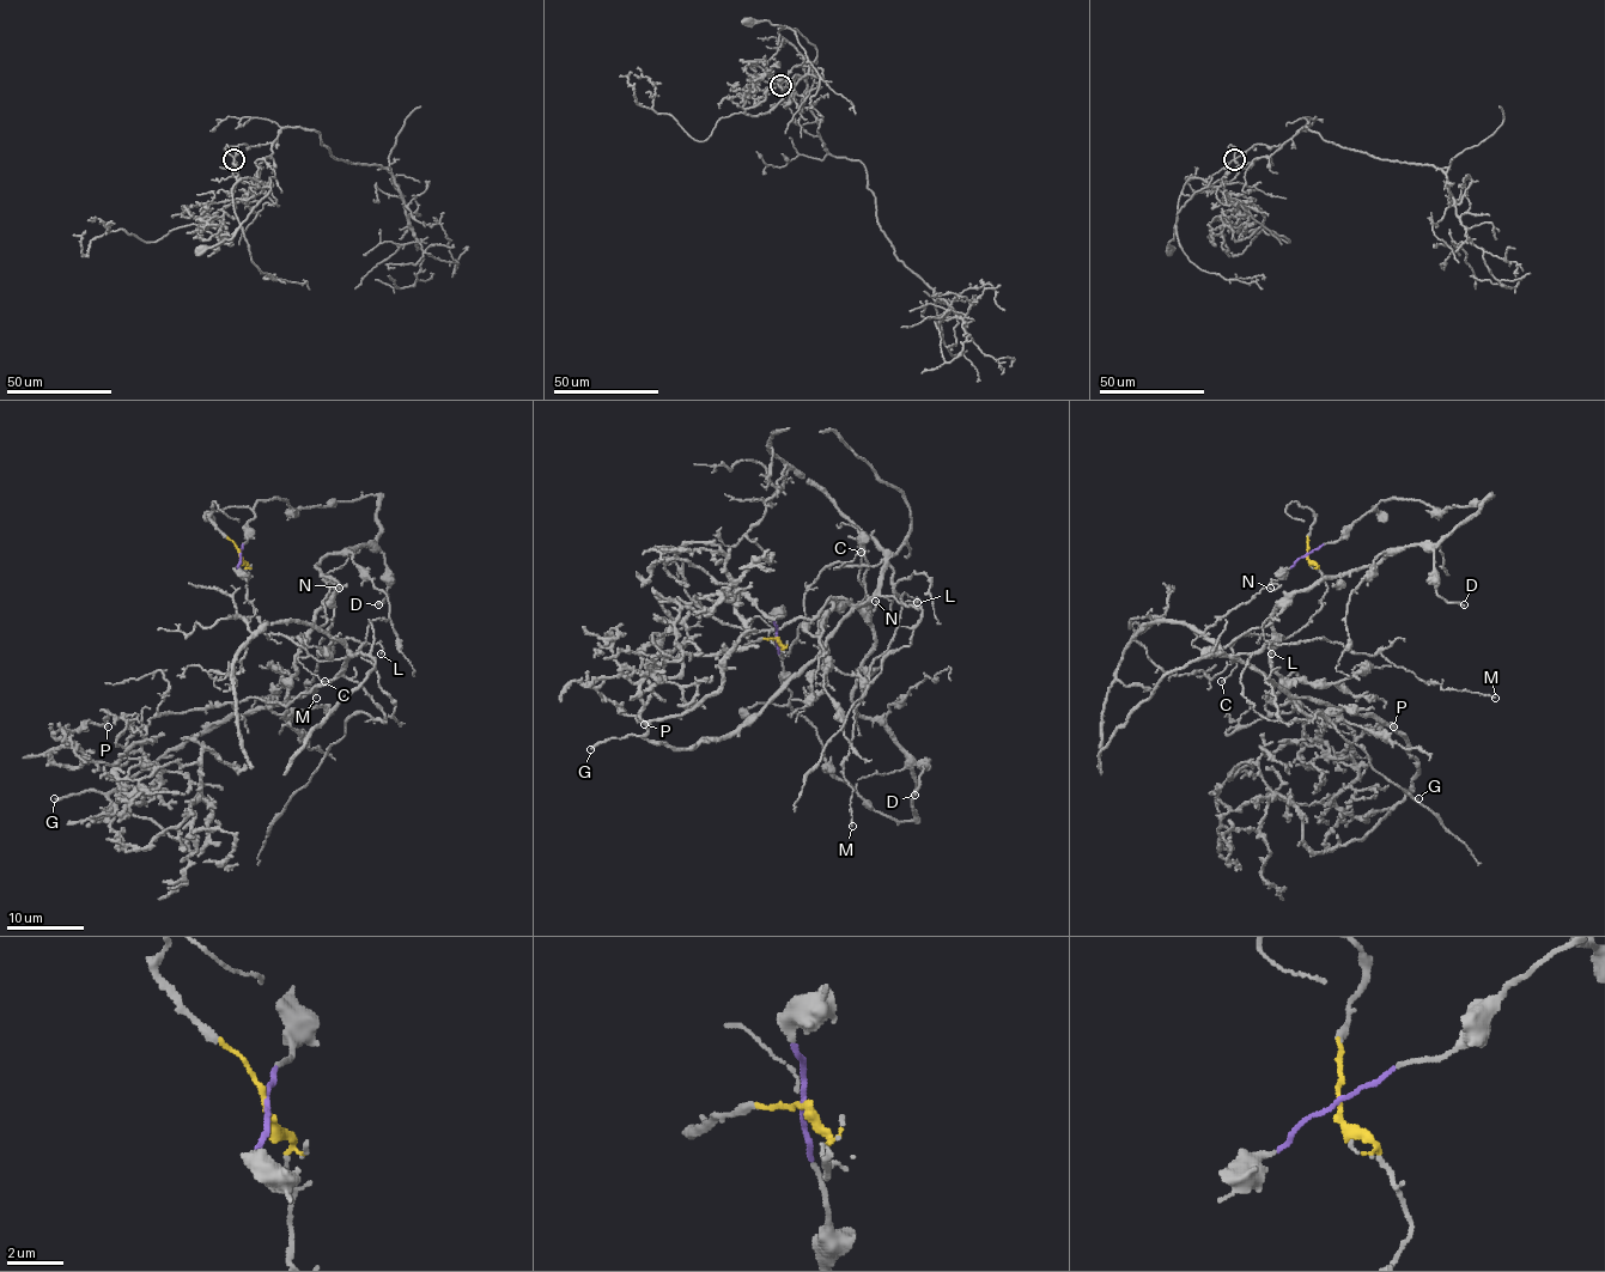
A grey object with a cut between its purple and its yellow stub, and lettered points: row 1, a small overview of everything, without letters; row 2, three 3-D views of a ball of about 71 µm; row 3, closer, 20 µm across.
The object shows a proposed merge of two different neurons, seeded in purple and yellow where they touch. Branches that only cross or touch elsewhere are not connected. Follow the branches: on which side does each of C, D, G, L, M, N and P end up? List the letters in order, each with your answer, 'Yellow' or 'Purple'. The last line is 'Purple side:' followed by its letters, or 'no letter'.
C: Yellow
D: Purple
G: Yellow
L: Yellow
M: Yellow
N: Yellow
P: Yellow
Purple side: D

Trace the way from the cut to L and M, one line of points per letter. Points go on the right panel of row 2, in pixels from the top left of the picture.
L: (1307, 554), (1326, 585), (1320, 610), (1283, 639), (1241, 636), (1232, 645), (1235, 661), (1270, 643), (1272, 655)
M: (1307, 554), (1324, 579), (1320, 610), (1283, 639), (1241, 636), (1235, 661), (1333, 640), (1446, 689), (1495, 697)

